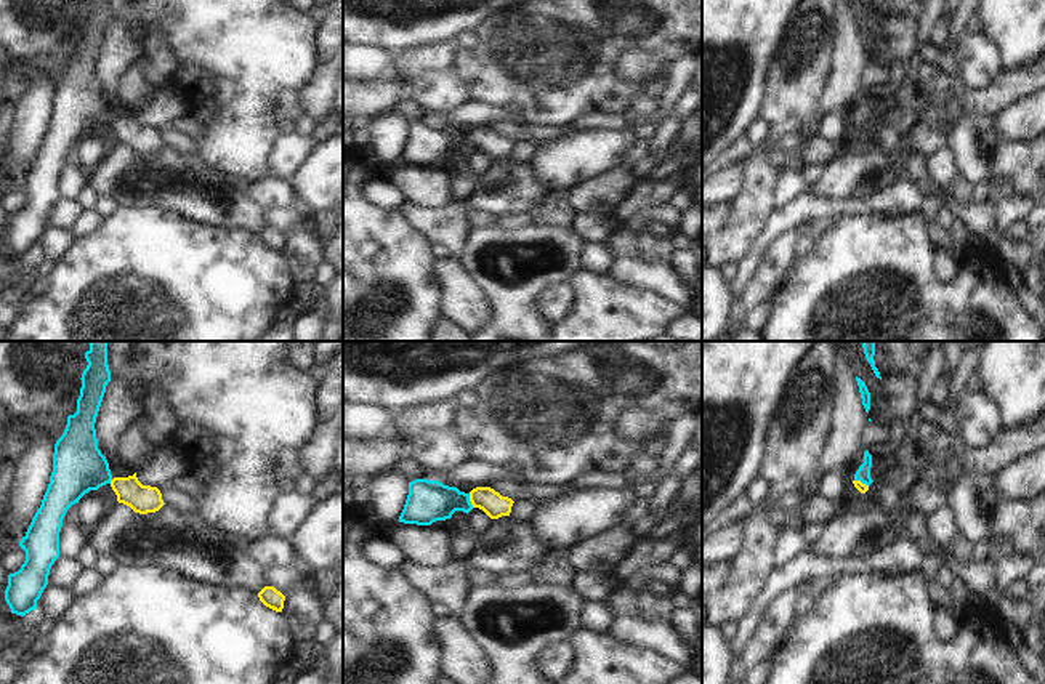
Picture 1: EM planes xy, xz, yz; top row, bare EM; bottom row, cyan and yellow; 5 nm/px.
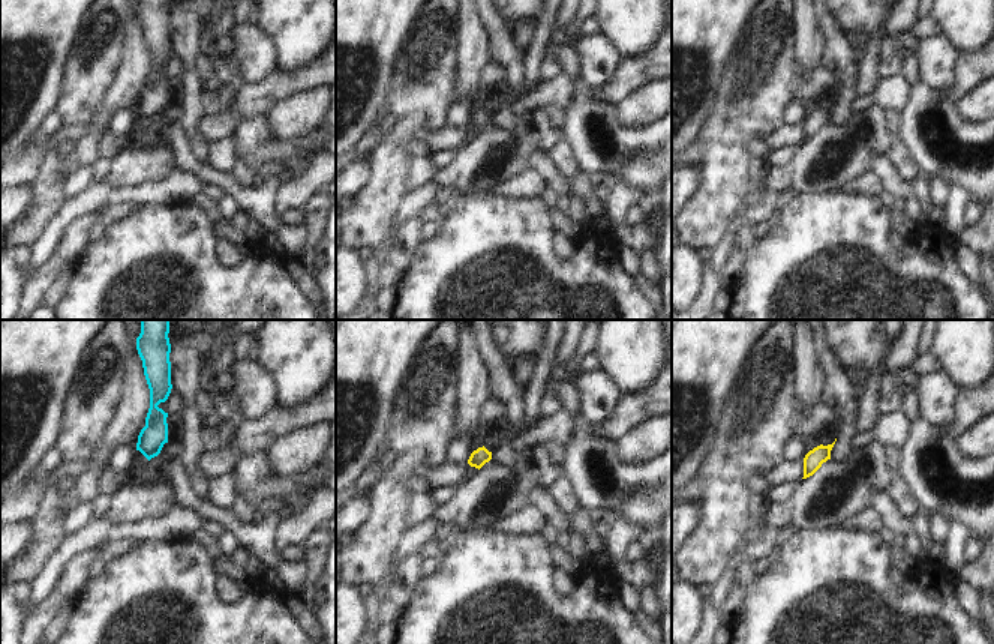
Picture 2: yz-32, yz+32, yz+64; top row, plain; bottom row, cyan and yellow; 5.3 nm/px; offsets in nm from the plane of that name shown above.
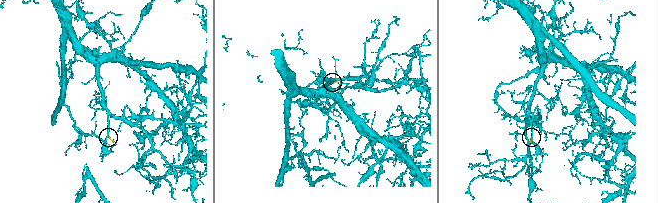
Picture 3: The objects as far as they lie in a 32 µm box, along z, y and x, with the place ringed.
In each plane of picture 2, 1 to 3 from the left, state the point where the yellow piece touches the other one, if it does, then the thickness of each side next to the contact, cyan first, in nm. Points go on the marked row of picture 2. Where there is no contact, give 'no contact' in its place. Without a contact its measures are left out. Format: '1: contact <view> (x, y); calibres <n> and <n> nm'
1: no contact
2: no contact
3: no contact

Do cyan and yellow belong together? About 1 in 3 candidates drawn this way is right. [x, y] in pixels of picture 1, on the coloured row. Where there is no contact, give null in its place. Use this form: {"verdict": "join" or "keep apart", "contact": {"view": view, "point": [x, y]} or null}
{"verdict": "join", "contact": {"view": "xz", "point": [468, 500]}}

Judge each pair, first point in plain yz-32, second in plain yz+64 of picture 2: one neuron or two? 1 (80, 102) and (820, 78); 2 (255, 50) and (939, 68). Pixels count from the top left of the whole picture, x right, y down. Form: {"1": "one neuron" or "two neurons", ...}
{"1": "one neuron", "2": "one neuron"}

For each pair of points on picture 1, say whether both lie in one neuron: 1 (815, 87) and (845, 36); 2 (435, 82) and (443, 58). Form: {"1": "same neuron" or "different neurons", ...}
{"1": "different neurons", "2": "different neurons"}

